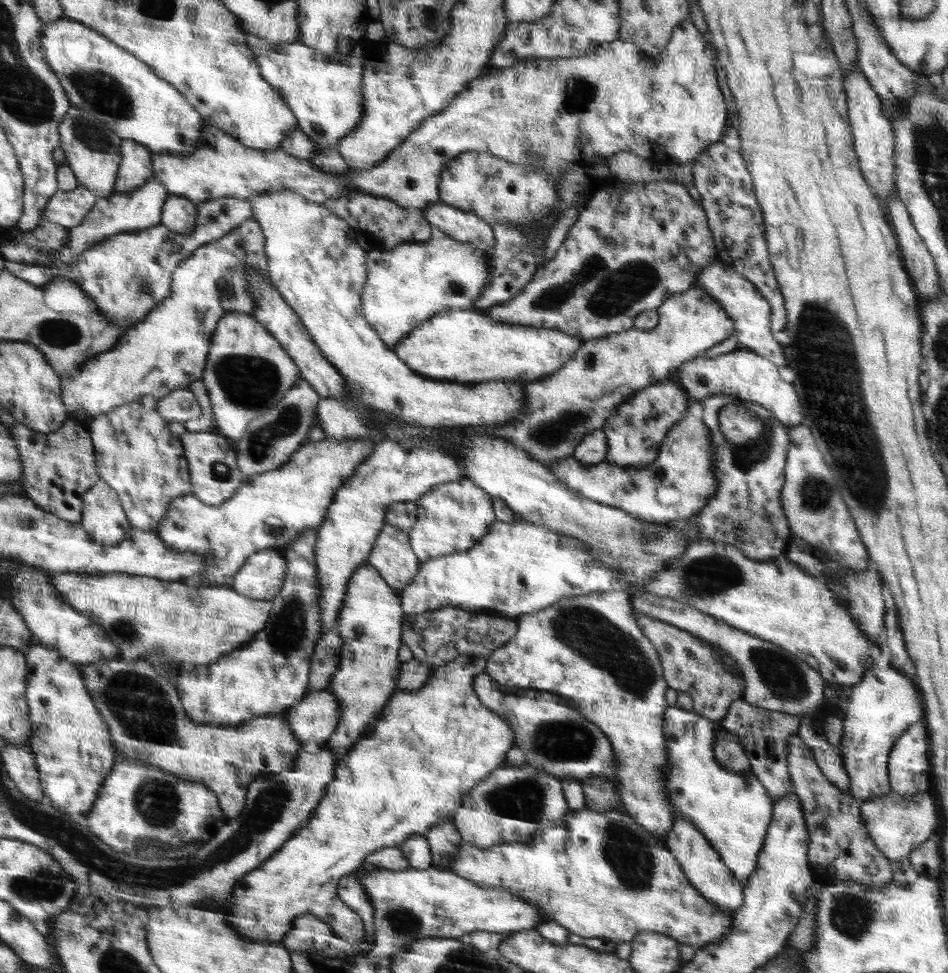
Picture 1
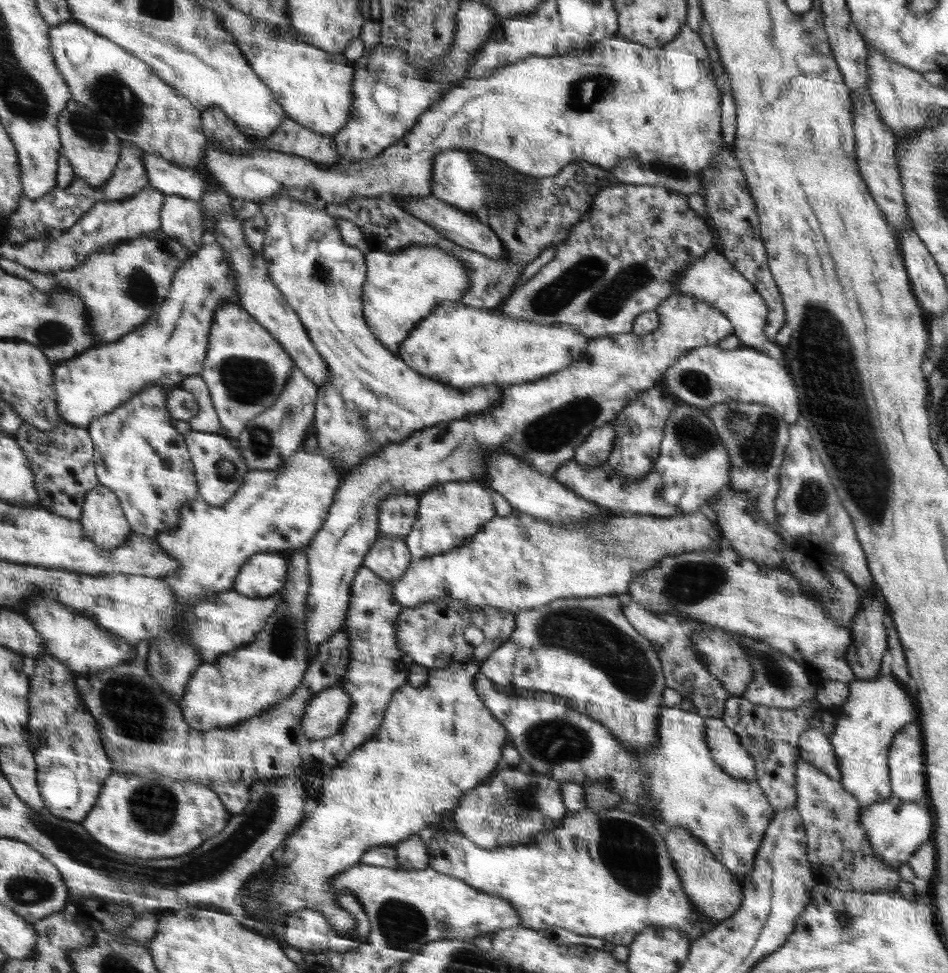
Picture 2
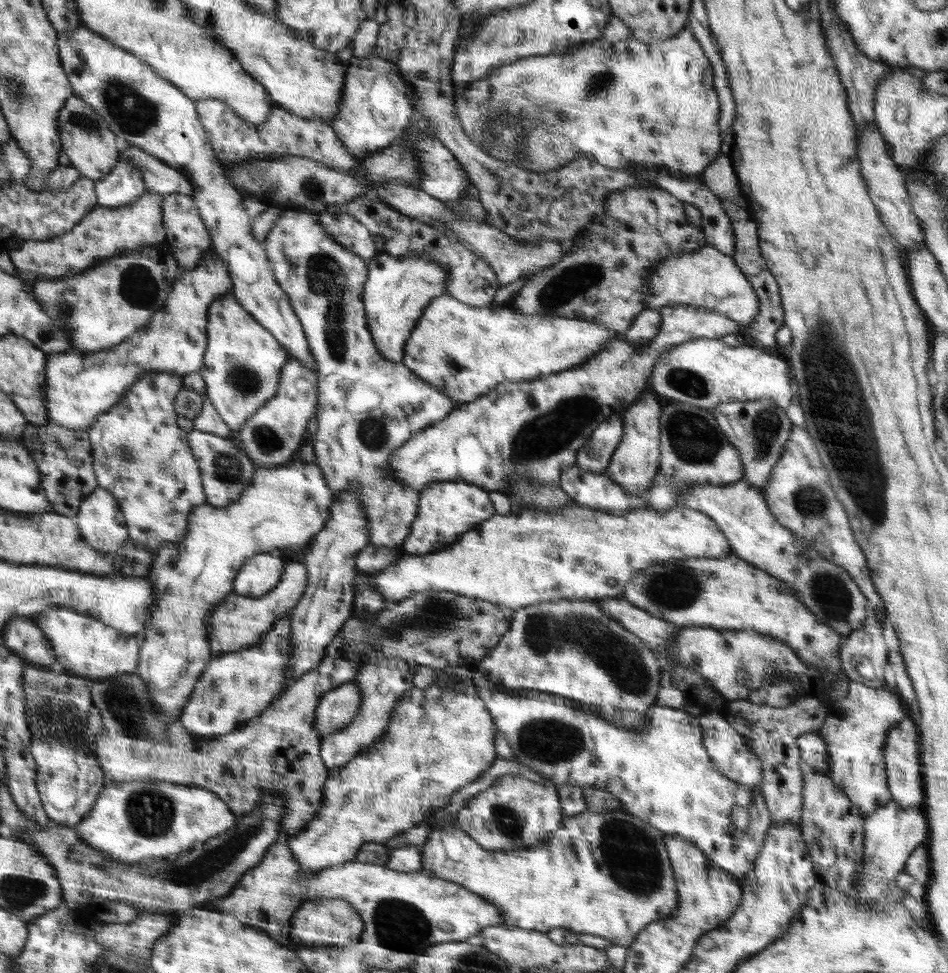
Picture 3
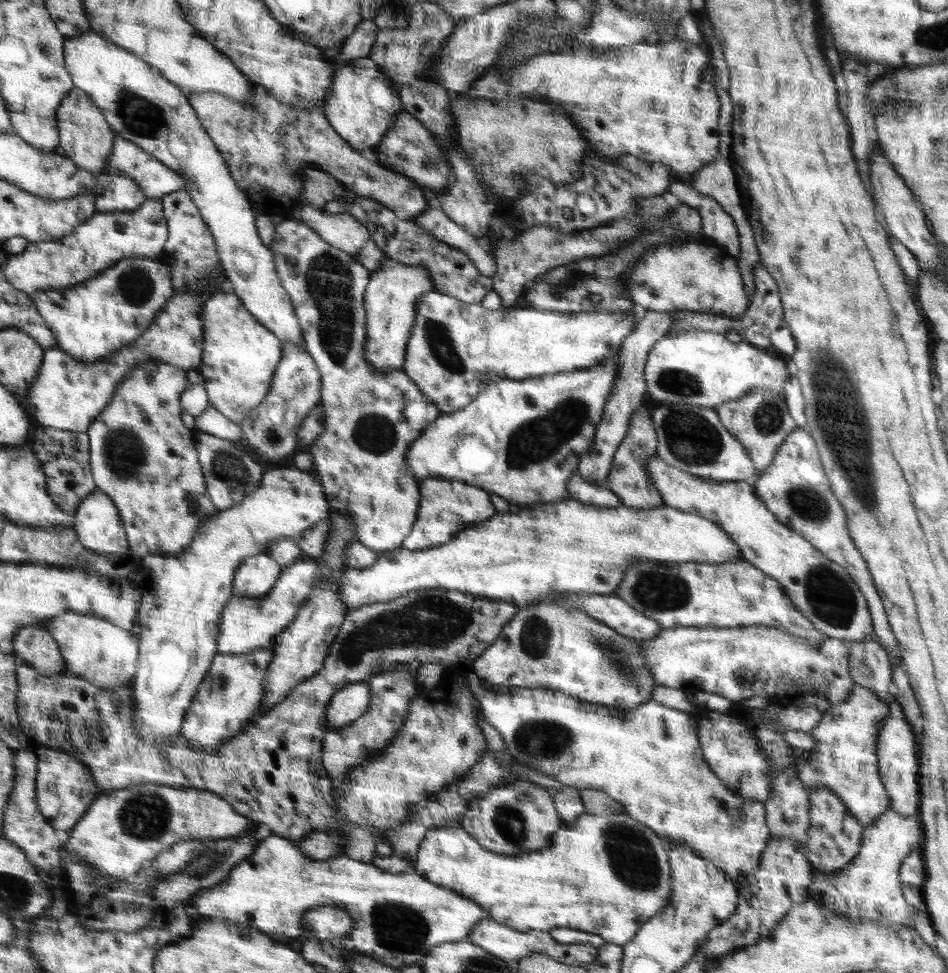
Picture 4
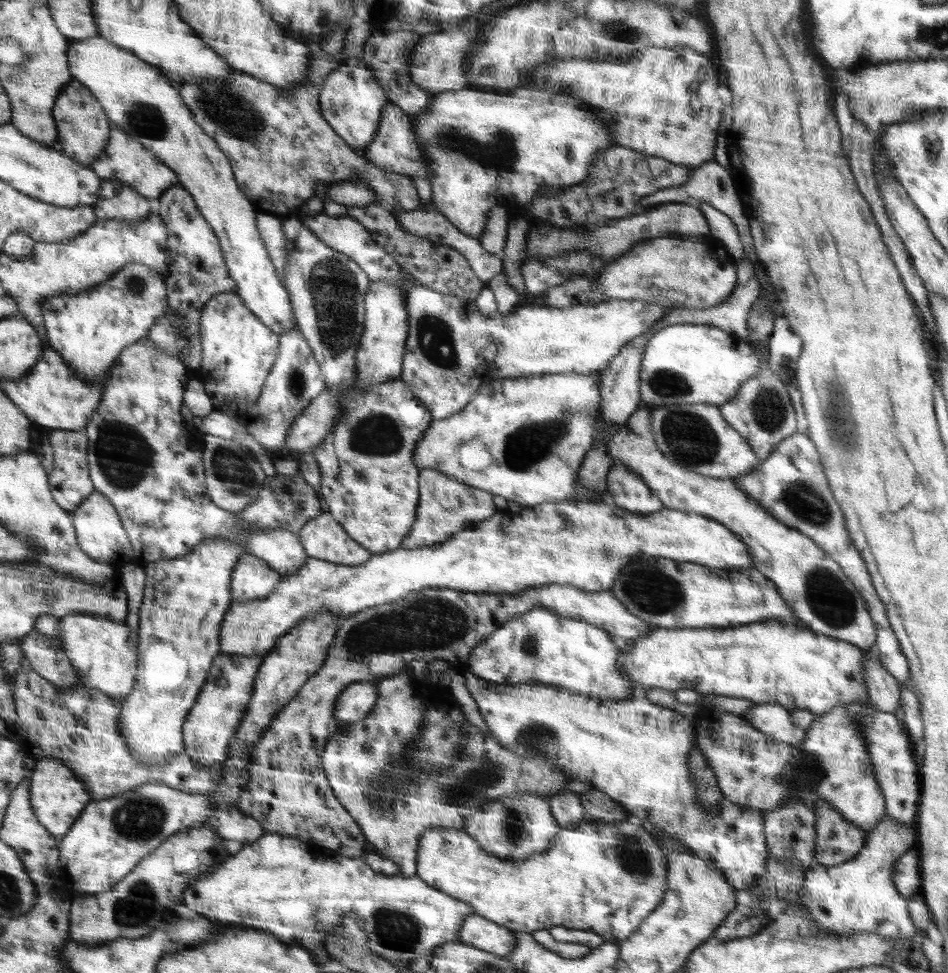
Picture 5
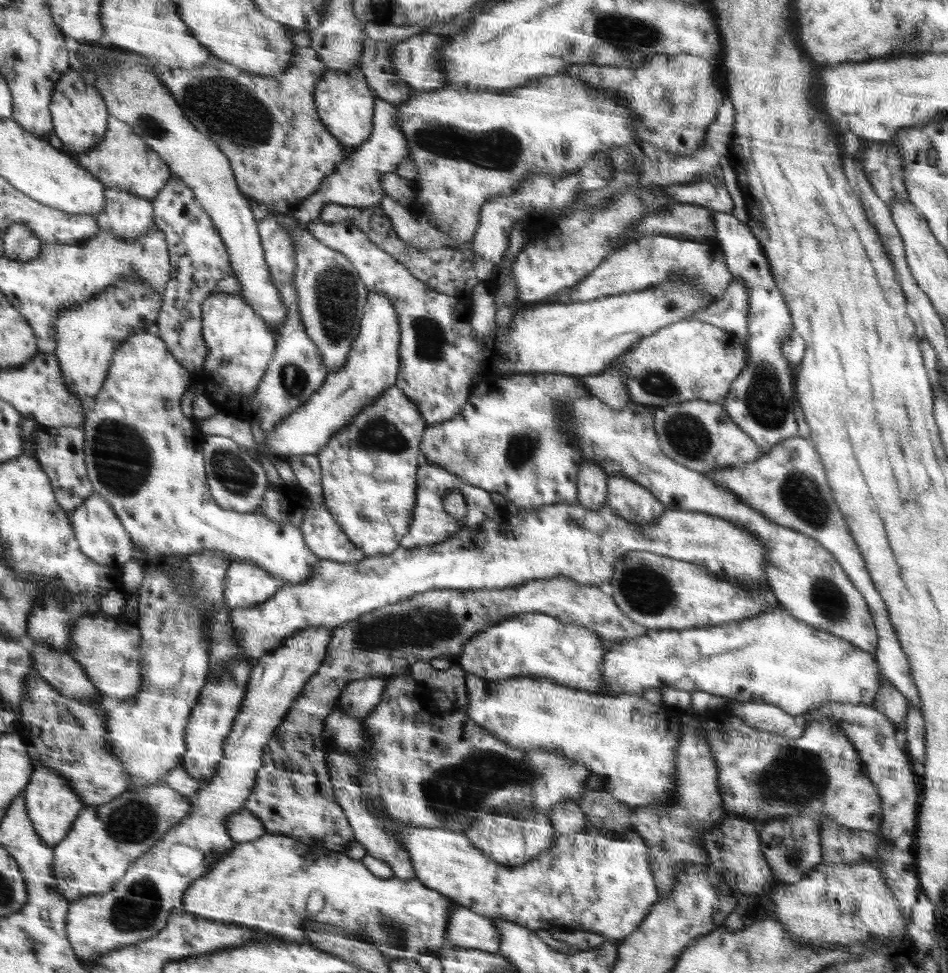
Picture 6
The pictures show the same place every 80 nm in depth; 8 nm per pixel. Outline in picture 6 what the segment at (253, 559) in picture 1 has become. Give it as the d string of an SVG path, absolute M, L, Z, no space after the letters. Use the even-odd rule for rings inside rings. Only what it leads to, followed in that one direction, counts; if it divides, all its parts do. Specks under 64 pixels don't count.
M233 561L225 576L224 606L229 609L250 608L277 594L283 581L266 572L255 561Z

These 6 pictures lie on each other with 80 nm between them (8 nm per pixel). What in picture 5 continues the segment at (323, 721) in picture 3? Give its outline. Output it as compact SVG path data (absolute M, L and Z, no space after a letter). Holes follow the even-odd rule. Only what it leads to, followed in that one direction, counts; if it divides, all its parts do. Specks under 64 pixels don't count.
M375 681L350 684L337 699L334 716L337 722L354 724L363 720L374 709L379 696Z

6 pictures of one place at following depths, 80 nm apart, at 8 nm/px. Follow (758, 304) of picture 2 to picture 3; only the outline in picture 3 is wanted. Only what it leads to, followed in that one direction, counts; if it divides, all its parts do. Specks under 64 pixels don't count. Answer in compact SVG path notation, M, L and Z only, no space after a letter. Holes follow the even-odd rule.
M706 244L702 248L681 255L672 255L661 260L647 280L644 305L648 309L657 309L668 305L692 305L707 308L726 315L740 326L740 332L751 343L747 328L758 316L758 297L750 281L740 272L731 256Z

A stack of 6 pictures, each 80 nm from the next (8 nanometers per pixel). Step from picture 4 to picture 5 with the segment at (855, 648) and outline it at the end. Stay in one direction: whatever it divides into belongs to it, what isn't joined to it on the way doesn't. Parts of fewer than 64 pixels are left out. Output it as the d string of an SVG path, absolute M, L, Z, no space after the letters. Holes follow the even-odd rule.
M862 650L860 674L869 690L870 705L879 712L896 715L902 707L900 684L882 667L875 650Z

